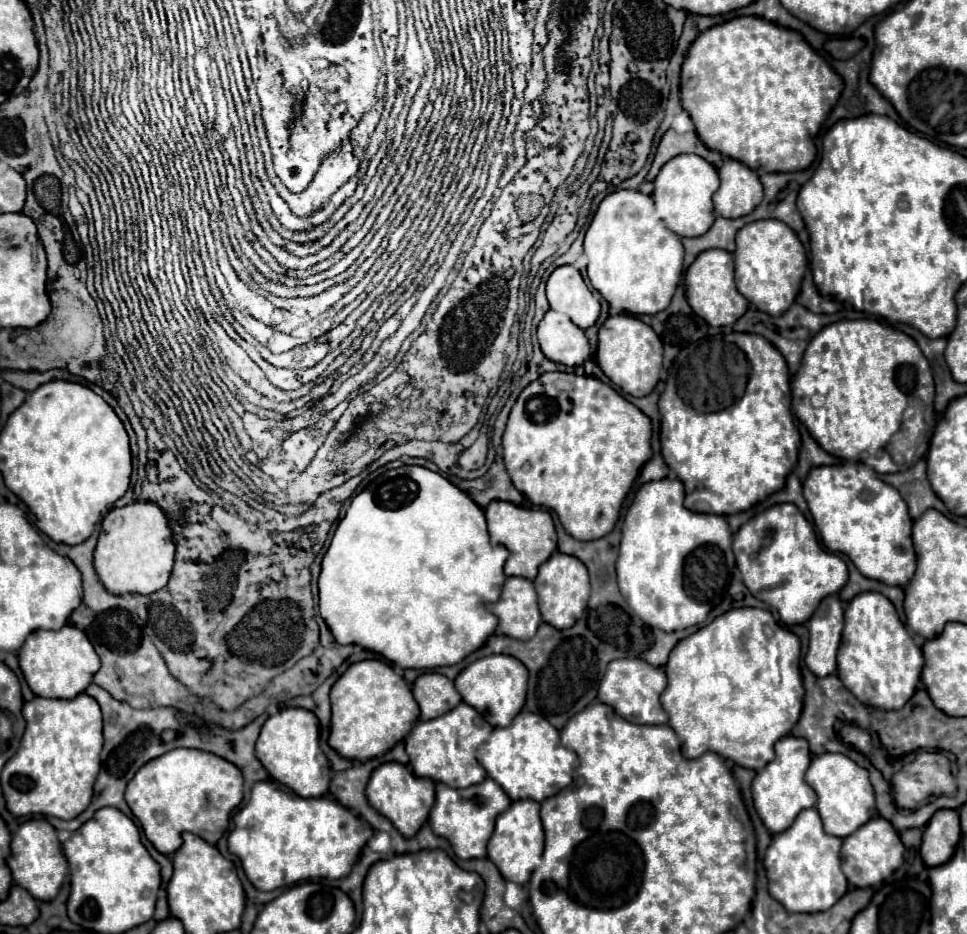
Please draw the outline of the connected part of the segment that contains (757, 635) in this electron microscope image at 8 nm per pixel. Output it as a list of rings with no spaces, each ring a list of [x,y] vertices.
[[[755,607],[731,609],[713,619],[707,627],[701,627],[679,641],[665,665],[667,689],[661,695],[661,705],[669,715],[671,729],[681,741],[683,757],[695,759],[713,751],[745,769],[763,769],[775,757],[775,741],[785,737],[801,715],[803,683],[799,673],[799,655],[799,637],[777,625],[769,611]]]

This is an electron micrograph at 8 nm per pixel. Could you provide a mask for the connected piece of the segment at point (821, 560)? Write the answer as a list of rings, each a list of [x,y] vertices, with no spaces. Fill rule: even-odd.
[[[793,503],[773,505],[749,519],[737,531],[733,551],[745,587],[753,597],[775,607],[785,625],[809,621],[821,599],[839,593],[849,577],[845,561],[819,545],[813,527]]]

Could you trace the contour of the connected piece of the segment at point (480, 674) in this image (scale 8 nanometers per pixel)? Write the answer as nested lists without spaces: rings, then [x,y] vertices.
[[[489,655],[465,667],[455,679],[455,689],[459,691],[461,699],[475,707],[493,727],[507,727],[507,723],[511,723],[525,703],[527,669],[523,663],[519,663],[519,659],[511,659],[509,655]]]

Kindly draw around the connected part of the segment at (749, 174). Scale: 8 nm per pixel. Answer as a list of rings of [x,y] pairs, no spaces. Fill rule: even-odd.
[[[735,159],[719,167],[721,187],[713,195],[715,211],[725,219],[749,215],[763,201],[763,185],[755,171]]]

